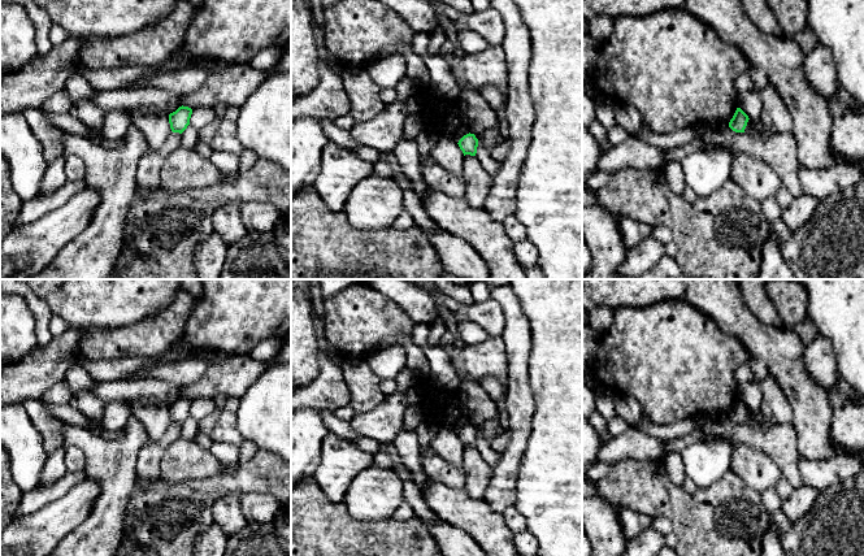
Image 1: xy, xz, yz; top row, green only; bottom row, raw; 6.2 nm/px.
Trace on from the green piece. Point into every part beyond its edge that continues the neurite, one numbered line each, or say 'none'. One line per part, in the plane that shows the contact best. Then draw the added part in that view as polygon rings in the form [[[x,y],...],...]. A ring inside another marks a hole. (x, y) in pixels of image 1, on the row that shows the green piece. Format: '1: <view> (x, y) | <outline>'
none

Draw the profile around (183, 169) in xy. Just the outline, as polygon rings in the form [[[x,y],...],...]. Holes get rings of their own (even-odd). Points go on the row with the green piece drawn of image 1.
[[[177,148],[164,162],[160,186],[168,191],[203,188],[236,181],[239,171],[225,173],[195,149]]]

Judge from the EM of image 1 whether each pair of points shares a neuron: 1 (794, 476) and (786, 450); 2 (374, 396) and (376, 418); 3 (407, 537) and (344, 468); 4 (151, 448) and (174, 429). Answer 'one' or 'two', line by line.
1: one
2: two
3: two
4: one

